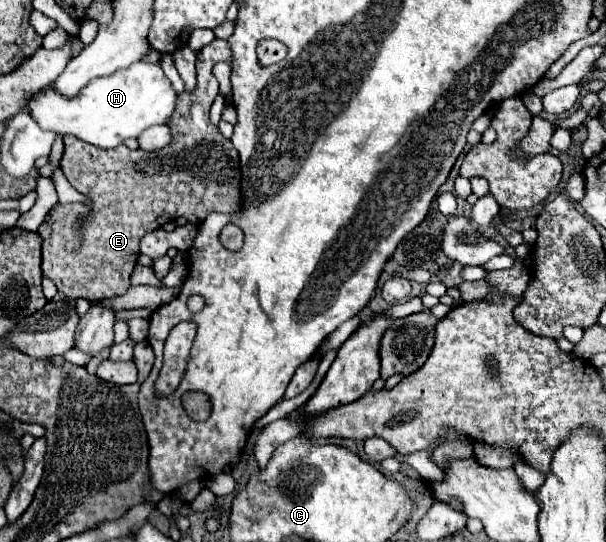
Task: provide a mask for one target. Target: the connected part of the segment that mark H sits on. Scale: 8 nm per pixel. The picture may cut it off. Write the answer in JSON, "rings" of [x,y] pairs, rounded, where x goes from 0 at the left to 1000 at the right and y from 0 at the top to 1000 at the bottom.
{"rings":[[[233,111],[213,125],[186,133],[183,140],[153,144],[134,173],[117,185],[87,166],[68,166],[54,185],[48,185],[48,207],[71,240],[87,240],[101,251],[120,247],[163,273],[190,273],[210,255],[233,251],[246,232],[276,229],[289,207],[289,192],[292,170],[266,122]]]}

